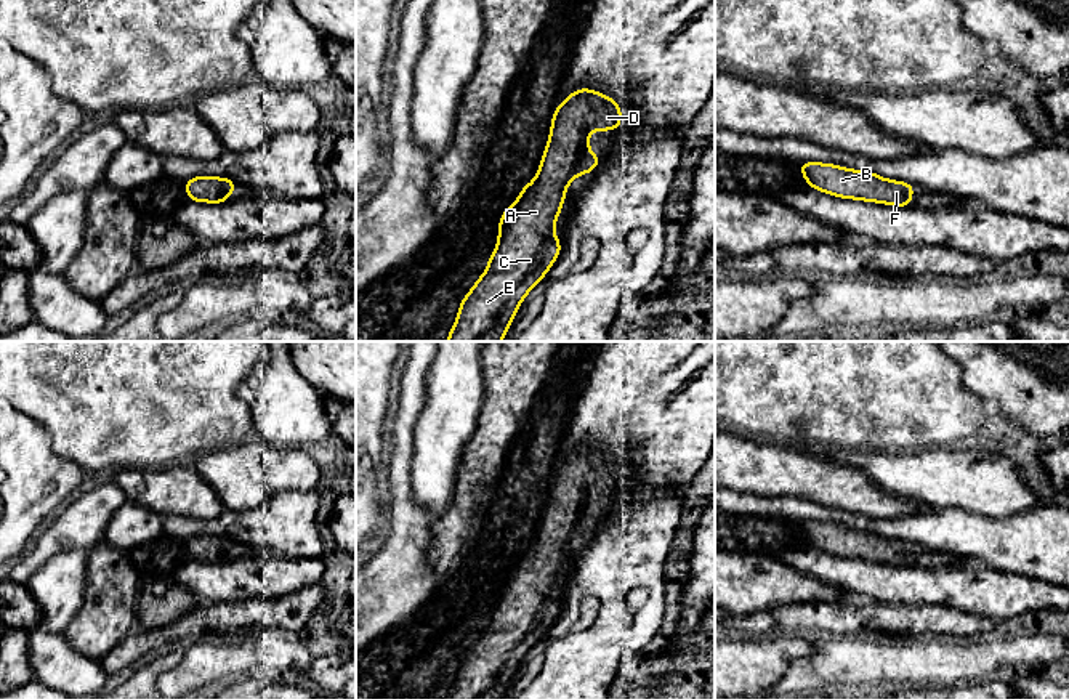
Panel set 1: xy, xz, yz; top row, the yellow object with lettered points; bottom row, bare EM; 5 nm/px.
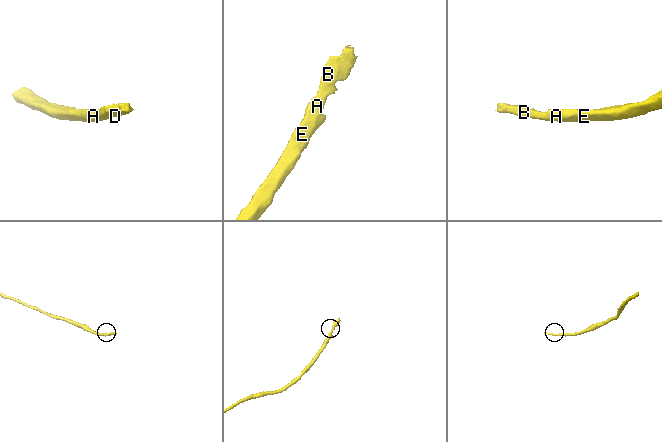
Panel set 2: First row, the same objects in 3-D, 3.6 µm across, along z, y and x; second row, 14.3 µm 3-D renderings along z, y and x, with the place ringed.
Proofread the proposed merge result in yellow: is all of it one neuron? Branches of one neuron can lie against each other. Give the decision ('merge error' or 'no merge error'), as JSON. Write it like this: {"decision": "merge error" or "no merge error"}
{"decision": "no merge error"}

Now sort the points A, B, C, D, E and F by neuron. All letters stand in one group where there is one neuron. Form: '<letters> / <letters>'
A B C D E F

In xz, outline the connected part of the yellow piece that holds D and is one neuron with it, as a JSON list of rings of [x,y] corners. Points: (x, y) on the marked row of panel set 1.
[[[590,88],[571,93],[561,106],[556,106],[537,176],[519,191],[518,200],[511,207],[505,207],[498,221],[497,247],[487,258],[489,266],[460,301],[457,321],[446,341],[503,340],[519,305],[545,277],[561,252],[561,240],[553,234],[553,226],[566,199],[566,188],[575,176],[593,173],[603,160],[598,154],[590,152],[590,133],[617,130],[622,122],[620,103]]]

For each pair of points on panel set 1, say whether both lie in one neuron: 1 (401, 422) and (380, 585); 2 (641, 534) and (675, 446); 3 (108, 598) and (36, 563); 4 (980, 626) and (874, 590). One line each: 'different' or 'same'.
1: same
2: different
3: different
4: different

